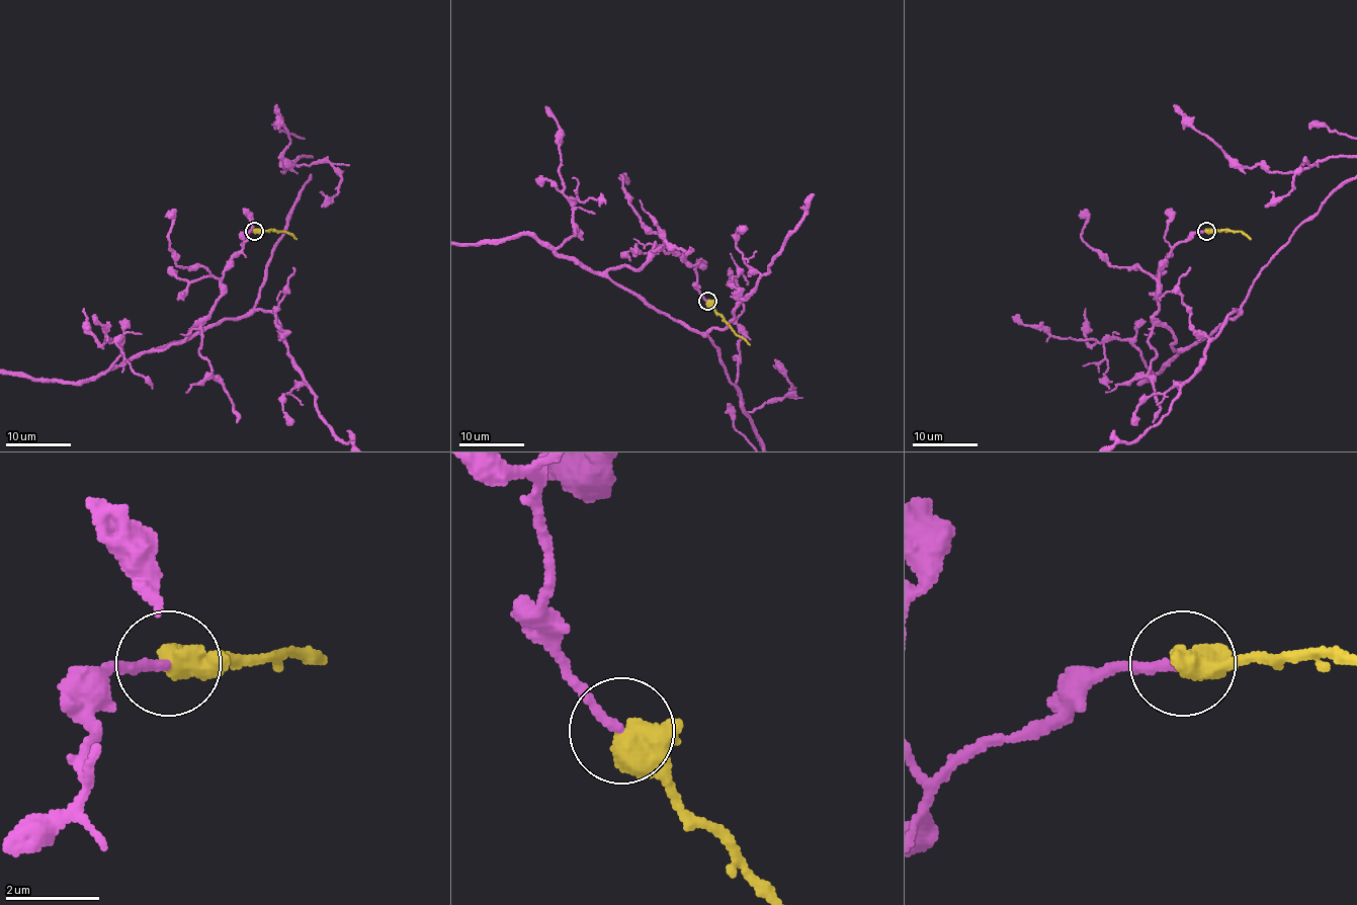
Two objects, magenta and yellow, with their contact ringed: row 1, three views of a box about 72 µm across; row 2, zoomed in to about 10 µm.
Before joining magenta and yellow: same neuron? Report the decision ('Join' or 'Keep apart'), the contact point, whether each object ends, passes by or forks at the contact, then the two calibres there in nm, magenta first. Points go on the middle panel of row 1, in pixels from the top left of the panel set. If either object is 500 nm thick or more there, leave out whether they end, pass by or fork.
Join. Place: (707, 301). Thickness 200 nm (magenta) against 650 nm

